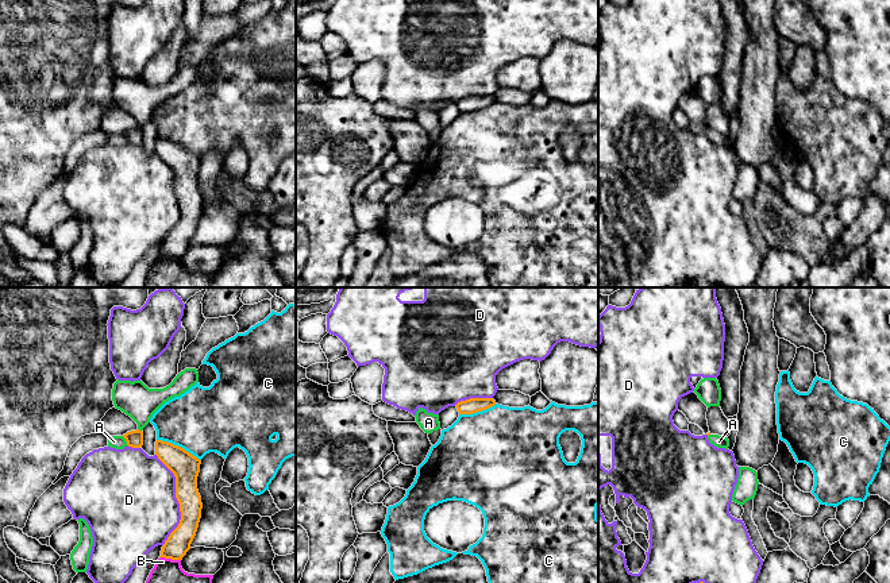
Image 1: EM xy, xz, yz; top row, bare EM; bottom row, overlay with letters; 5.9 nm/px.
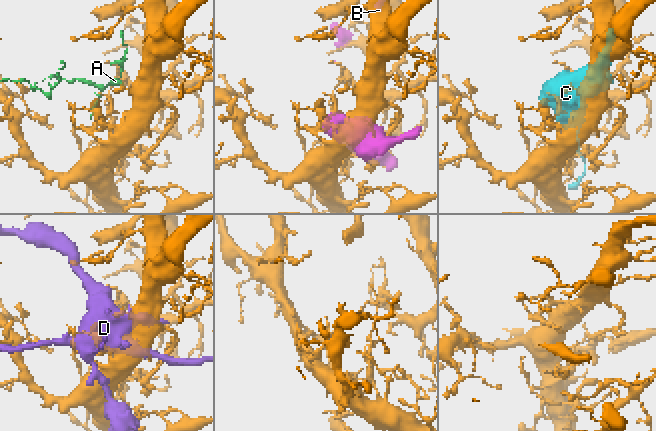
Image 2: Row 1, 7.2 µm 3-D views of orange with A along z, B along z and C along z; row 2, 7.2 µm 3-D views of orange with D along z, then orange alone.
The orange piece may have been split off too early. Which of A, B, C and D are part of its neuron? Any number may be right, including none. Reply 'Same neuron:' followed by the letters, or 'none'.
Same neuron: none

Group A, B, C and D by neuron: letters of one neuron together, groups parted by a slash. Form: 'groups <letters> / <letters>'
groups A / B / C / D

